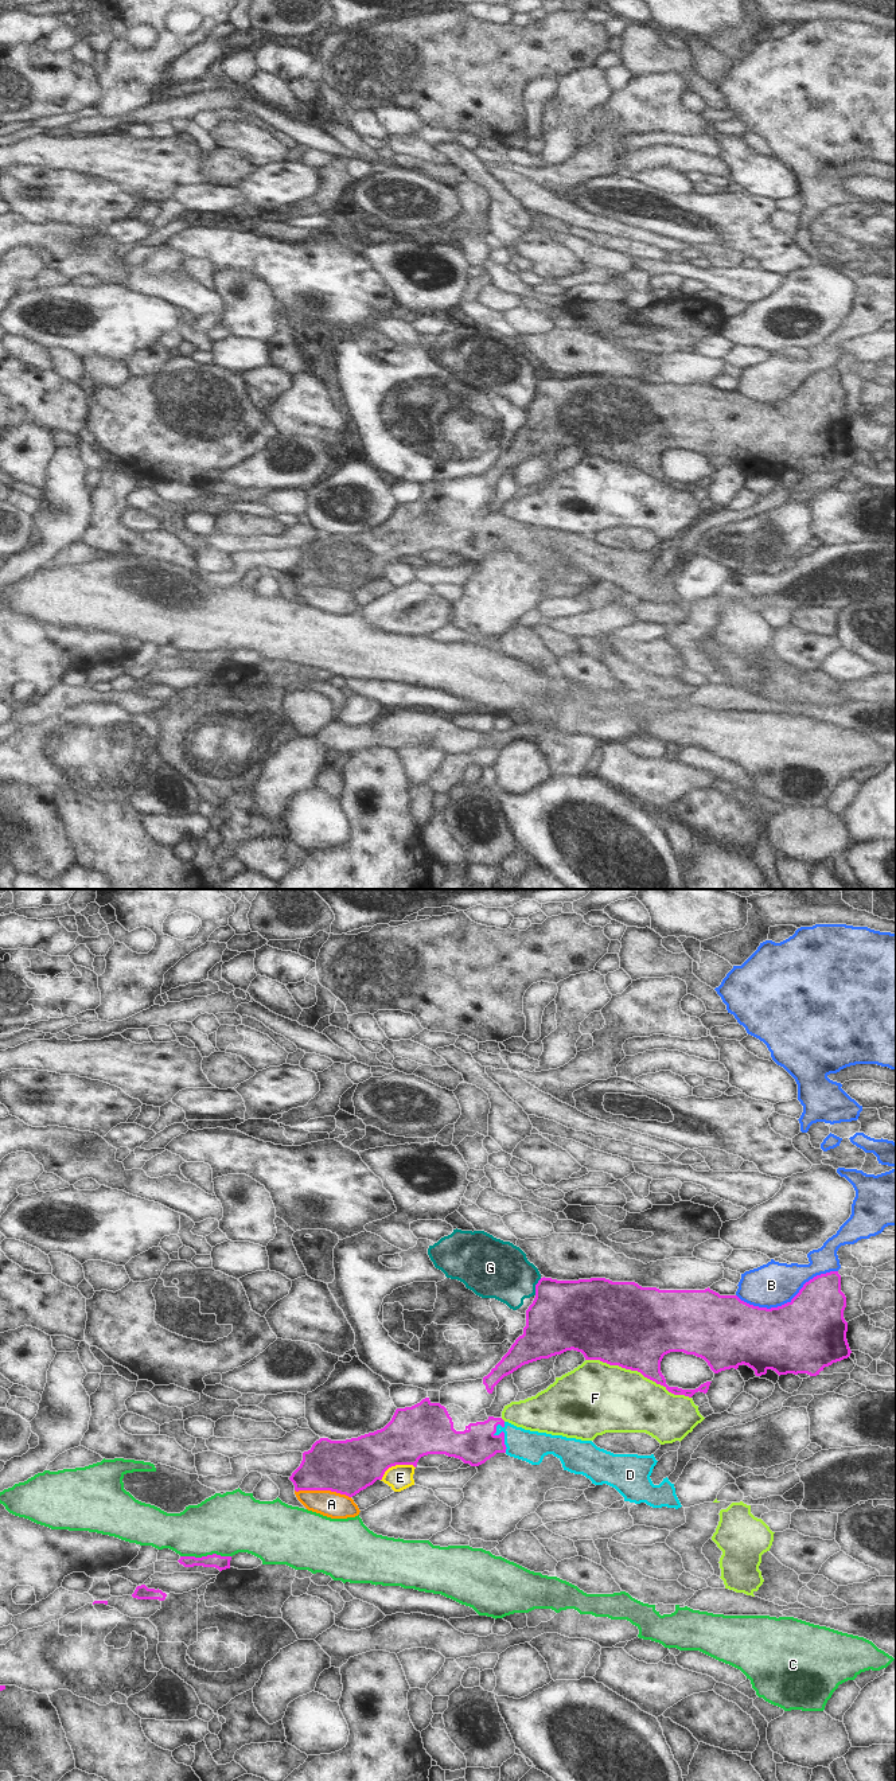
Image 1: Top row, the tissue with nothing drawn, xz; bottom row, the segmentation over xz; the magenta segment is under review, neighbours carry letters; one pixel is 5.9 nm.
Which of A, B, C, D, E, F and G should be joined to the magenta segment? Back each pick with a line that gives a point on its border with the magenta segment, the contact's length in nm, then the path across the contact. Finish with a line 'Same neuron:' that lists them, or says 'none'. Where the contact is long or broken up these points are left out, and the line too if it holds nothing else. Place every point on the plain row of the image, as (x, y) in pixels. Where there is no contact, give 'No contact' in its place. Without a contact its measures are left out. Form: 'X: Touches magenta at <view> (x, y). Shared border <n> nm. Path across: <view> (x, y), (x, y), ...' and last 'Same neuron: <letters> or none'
D: Touches magenta at xz (501, 529). Shared border 180 nm. Path across: xz (478, 540), (501, 529), (515, 538), (532, 542)
Same neuron: D

